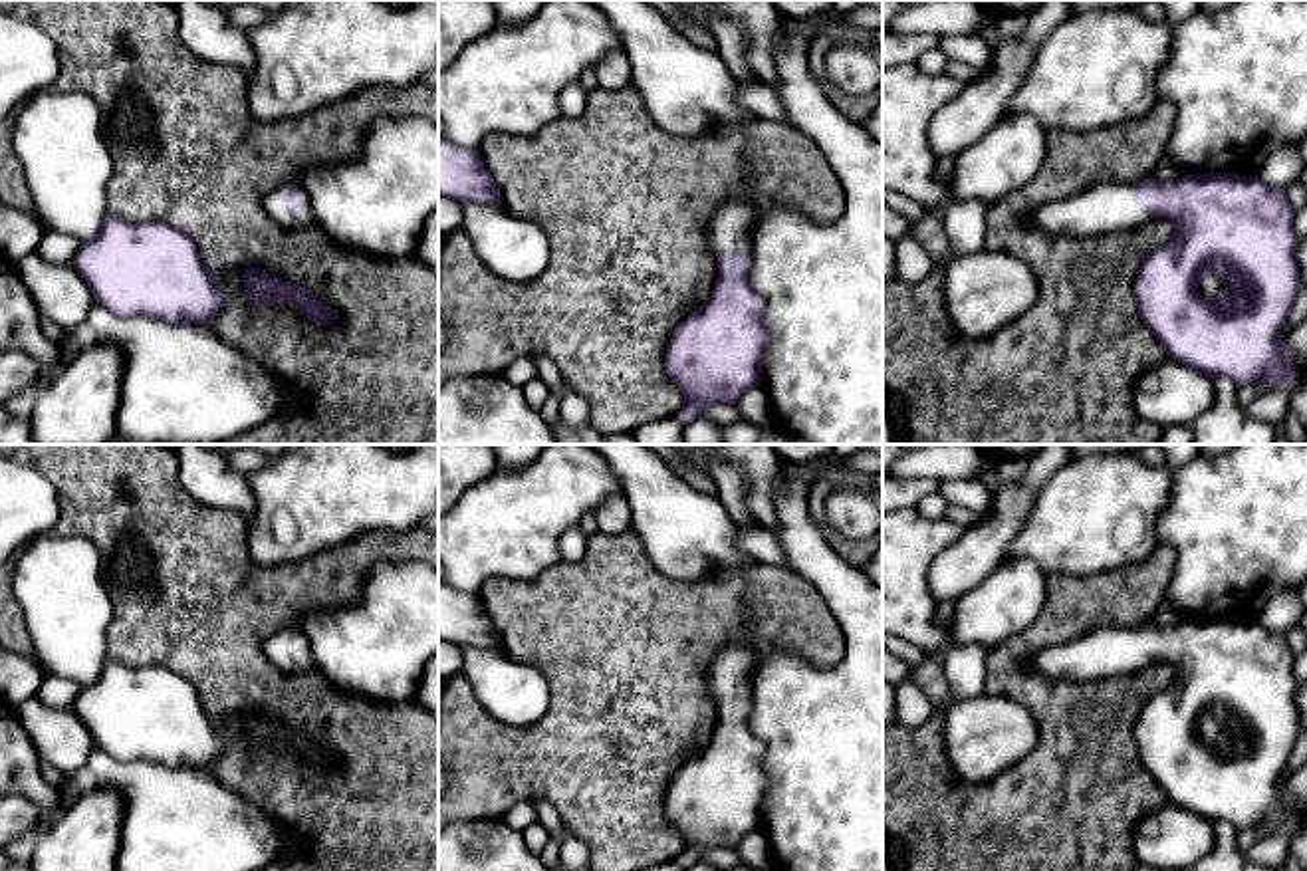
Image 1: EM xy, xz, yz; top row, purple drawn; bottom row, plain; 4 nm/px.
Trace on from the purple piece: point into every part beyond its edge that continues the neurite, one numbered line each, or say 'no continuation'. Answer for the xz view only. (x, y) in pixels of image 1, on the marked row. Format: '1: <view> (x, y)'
1: xz (732, 223)

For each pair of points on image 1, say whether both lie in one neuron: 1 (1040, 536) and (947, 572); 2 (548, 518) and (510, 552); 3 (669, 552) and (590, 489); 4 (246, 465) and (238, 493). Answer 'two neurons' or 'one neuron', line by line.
1: two neurons
2: one neuron
3: two neurons
4: two neurons

